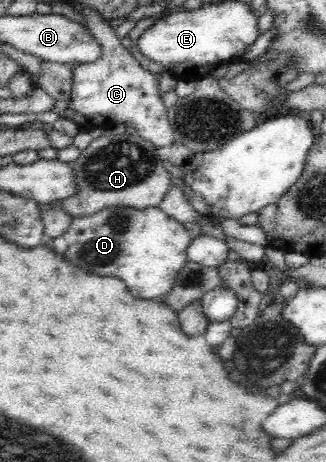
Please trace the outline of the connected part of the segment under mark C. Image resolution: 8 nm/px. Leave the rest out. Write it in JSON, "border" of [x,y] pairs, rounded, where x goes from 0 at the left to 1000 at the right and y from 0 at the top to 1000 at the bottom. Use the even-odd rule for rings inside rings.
{"border":[[[279,35],[273,39],[276,71],[313,100],[304,130],[276,136],[245,136],[218,158],[218,199],[196,214],[169,214],[153,236],[175,255],[224,260],[242,268],[242,251],[273,251],[279,268],[294,279],[334,277],[353,264],[390,264],[420,277],[433,299],[457,305],[475,318],[525,316],[534,290],[521,279],[515,242],[500,234],[494,216],[475,208],[475,167],[457,154],[439,152],[420,130],[374,102],[371,89],[350,76],[347,58],[328,54],[328,43]]]}

